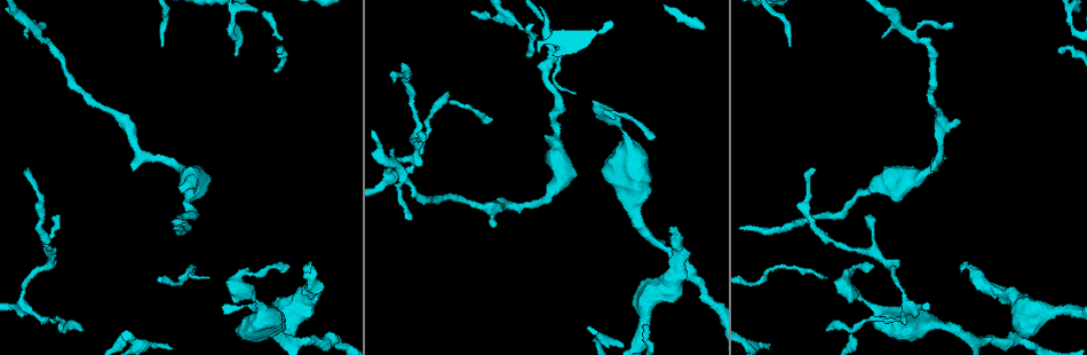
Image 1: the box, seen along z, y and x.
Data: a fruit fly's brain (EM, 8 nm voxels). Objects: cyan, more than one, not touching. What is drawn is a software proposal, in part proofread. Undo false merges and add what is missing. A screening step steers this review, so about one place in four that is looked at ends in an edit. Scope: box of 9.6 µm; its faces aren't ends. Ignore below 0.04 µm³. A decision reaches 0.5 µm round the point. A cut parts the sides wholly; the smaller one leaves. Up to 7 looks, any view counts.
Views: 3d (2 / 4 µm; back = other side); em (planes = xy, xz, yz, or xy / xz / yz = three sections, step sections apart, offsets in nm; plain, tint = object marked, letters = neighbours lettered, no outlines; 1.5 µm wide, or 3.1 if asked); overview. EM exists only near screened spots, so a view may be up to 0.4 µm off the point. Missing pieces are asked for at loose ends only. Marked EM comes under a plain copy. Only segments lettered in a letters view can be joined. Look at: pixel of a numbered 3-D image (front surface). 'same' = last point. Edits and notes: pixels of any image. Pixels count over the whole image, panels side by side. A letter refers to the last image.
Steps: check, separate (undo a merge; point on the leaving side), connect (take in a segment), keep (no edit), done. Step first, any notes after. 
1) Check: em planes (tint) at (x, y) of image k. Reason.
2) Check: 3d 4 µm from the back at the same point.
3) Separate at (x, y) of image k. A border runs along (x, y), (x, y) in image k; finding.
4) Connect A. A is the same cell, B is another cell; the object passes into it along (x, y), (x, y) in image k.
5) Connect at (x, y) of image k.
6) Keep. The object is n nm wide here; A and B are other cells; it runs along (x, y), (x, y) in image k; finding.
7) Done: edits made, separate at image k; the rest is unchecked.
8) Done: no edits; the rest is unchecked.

Check: 3d 4 µm at (864, 216) of image 1. Branch stops here.

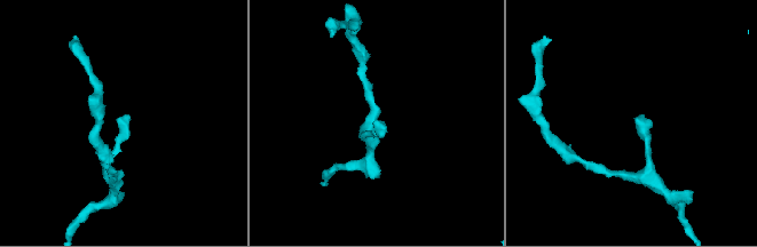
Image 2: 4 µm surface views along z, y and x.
Check: em planes (letters) at (374, 122) of image 2.

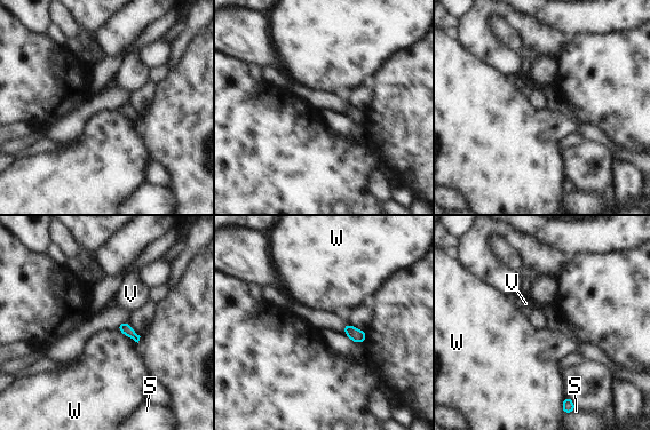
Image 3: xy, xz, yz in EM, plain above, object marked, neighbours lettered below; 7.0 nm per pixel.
Keep. S, V and W are other cells; a border runs along (116, 327), (137, 343) in image 3; no lettered segment goes on from it.

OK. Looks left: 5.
Check: em planes (letters) at (814, 169) of image 1.

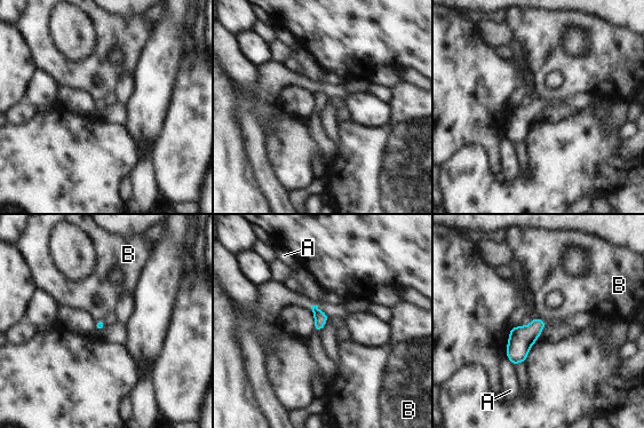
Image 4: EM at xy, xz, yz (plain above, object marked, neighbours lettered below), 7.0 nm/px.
Keep. A and B are other cells; a border runs along (102, 318), (95, 322) in image 4; no lettered segment goes on from it.

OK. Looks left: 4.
Check: em planes (tint) at (873, 189) of image 1. Thick turns thin.

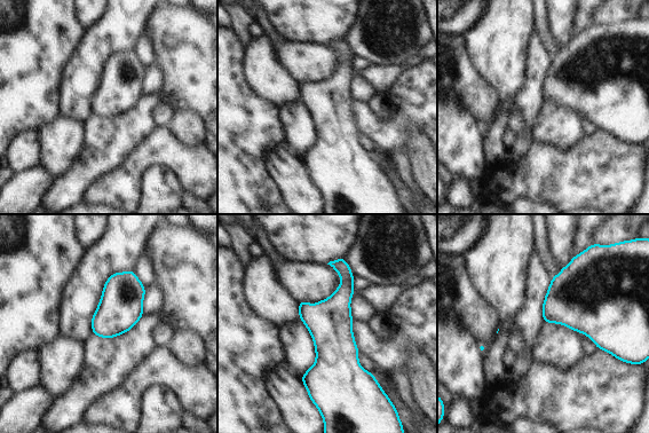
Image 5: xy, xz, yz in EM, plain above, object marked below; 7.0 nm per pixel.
Check: em planes (letters) at the same point.

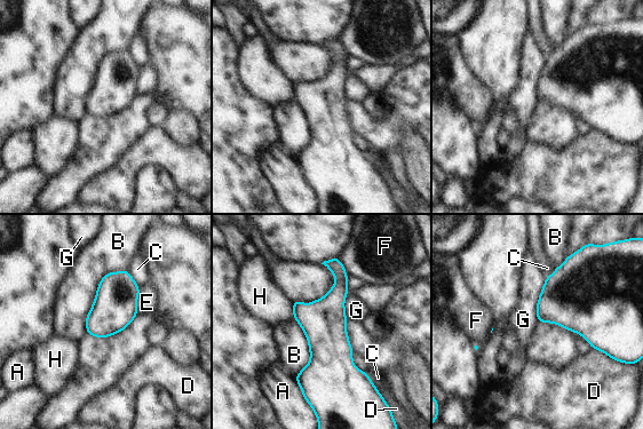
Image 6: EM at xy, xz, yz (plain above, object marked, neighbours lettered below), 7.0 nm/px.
Keep. A, B, C, D, E, F, G and H are other cells; it runs along (335, 261), (327, 367), (316, 386) in image 6; one cell here.

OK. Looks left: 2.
Done: no edits; the rest is unchecked.

